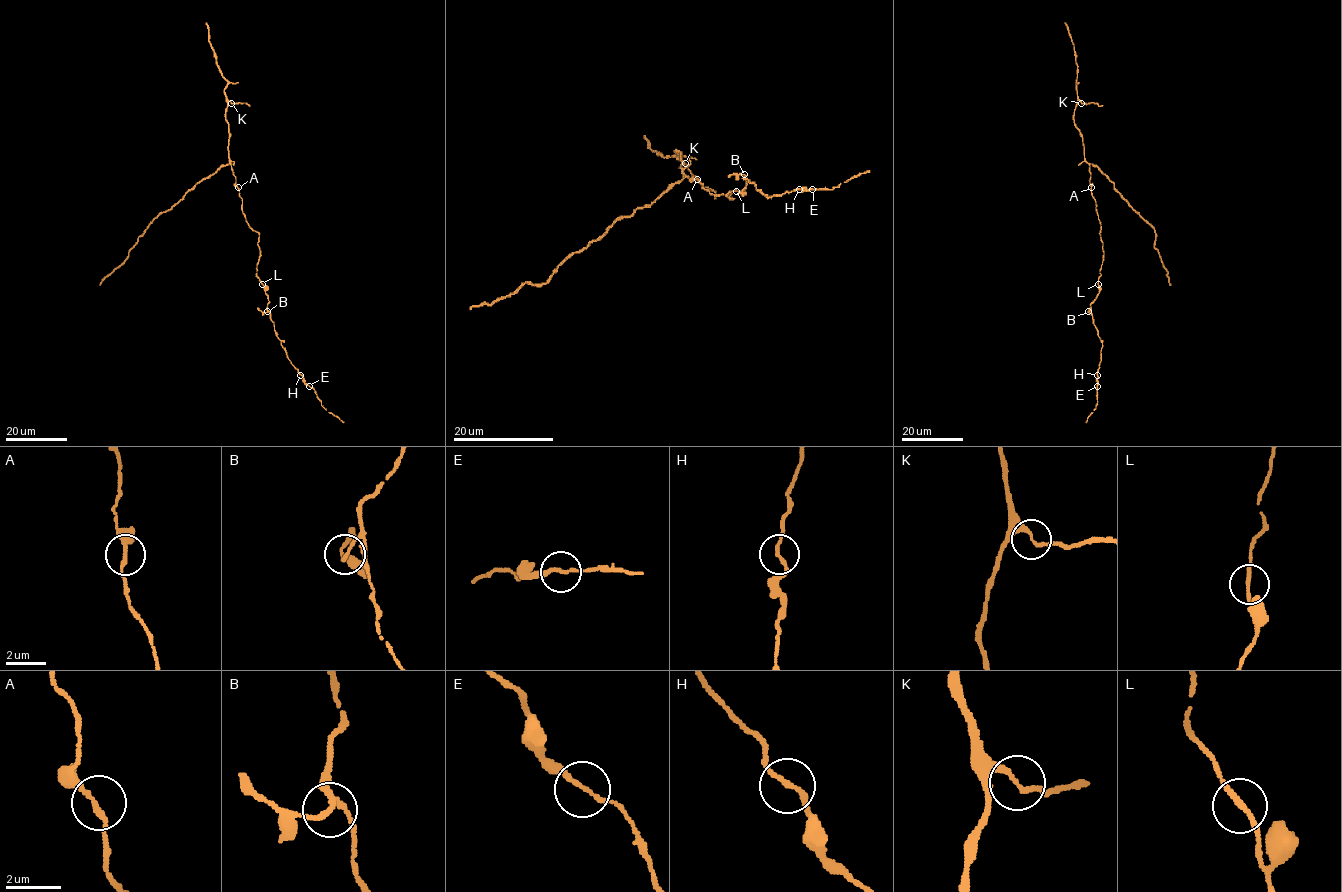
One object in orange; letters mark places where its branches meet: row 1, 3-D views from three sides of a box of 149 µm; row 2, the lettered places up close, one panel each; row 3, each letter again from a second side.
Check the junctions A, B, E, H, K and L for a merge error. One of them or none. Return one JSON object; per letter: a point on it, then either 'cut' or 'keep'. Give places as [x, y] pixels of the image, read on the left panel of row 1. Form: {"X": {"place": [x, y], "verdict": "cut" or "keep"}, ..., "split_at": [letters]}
{"A": {"place": [238, 187], "verdict": "keep"}, "B": {"place": [267, 311], "verdict": "keep"}, "E": {"place": [309, 386], "verdict": "keep"}, "H": {"place": [300, 375], "verdict": "keep"}, "K": {"place": [231, 103], "verdict": "keep"}, "L": {"place": [262, 284], "verdict": "keep"}, "split_at": []}

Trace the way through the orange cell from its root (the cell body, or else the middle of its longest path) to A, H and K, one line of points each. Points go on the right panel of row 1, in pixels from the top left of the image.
A: (1098, 214), (1091, 187)
H: (1098, 214), (1103, 258), (1098, 279), (1099, 293), (1090, 305), (1093, 322), (1102, 343), (1097, 375)
K: (1098, 214), (1090, 190), (1090, 164), (1084, 157), (1082, 134), (1073, 119), (1076, 104), (1081, 103)

